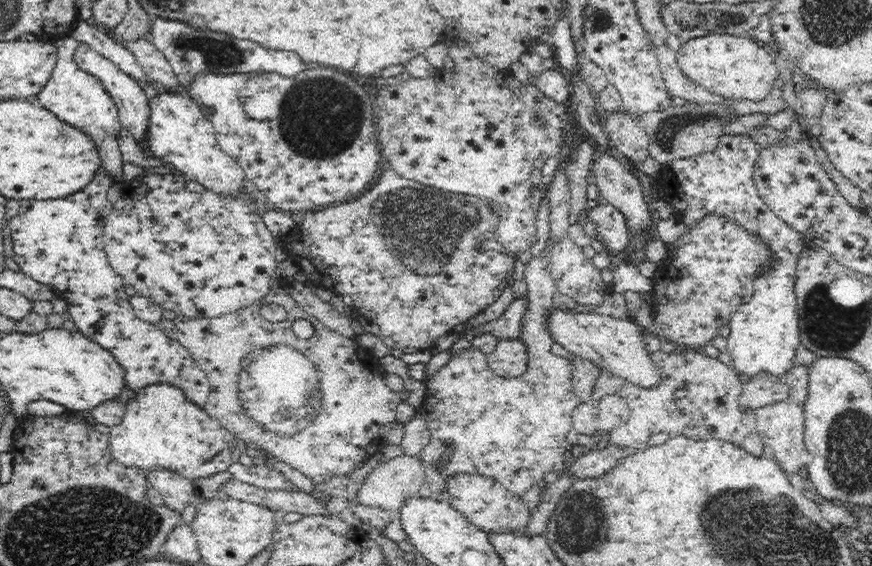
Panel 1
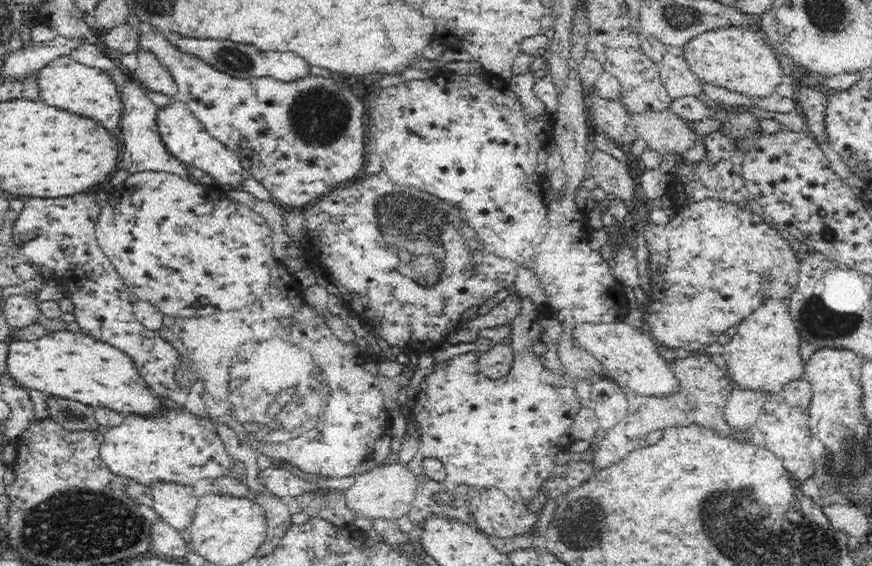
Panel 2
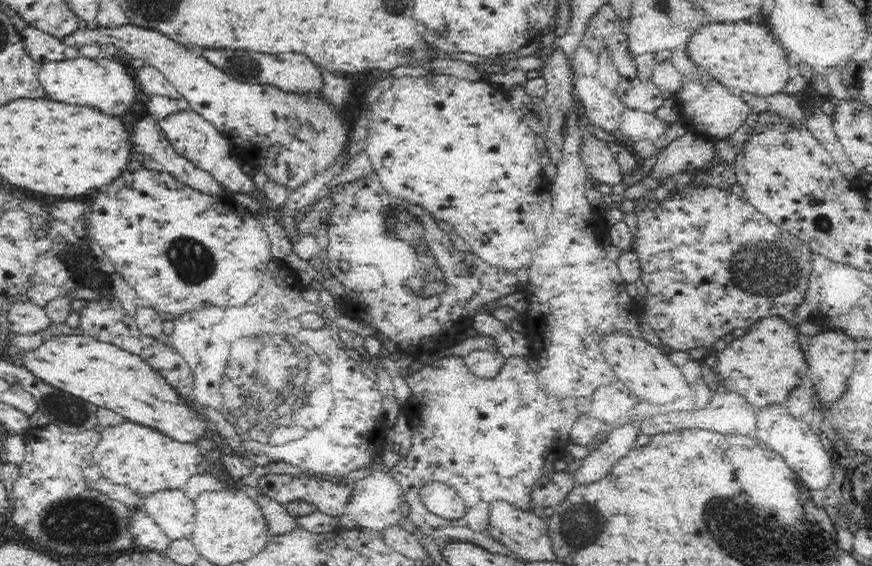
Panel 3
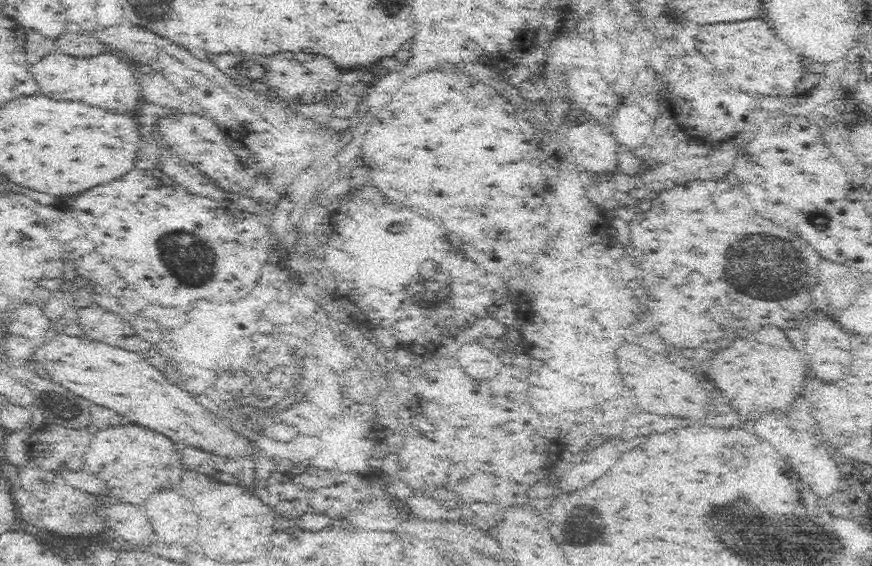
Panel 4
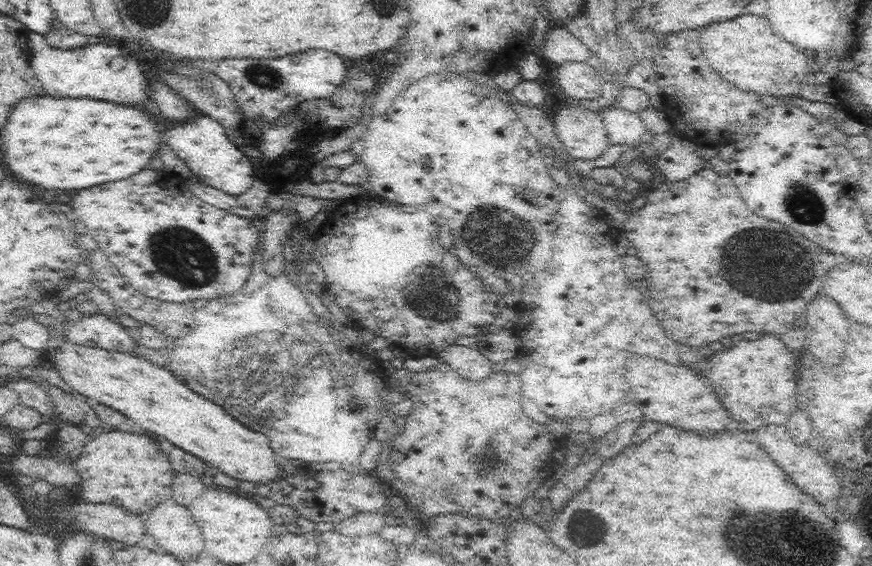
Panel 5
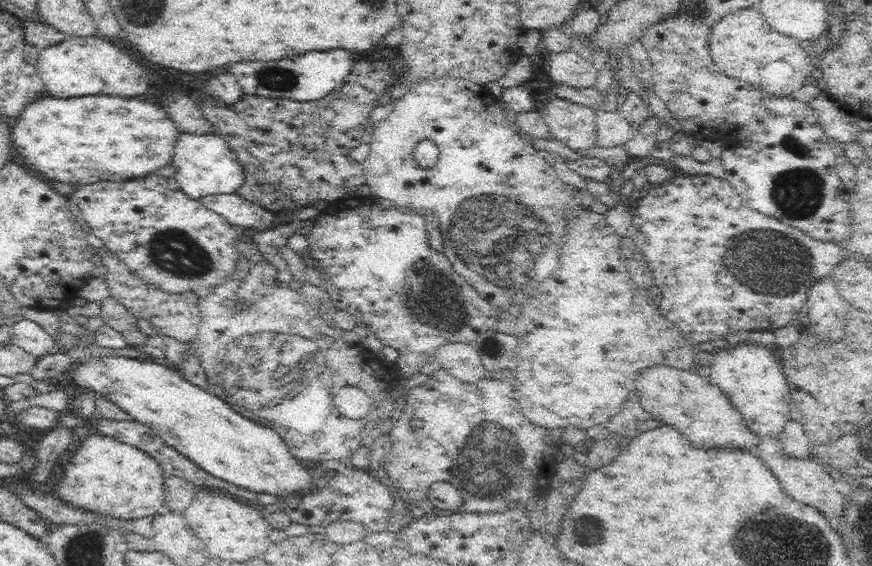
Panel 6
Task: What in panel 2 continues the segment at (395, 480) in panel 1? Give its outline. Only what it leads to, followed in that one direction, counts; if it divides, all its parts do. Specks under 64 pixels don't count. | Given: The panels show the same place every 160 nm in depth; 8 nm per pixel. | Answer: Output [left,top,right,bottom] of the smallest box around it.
[342,462,417,527]

